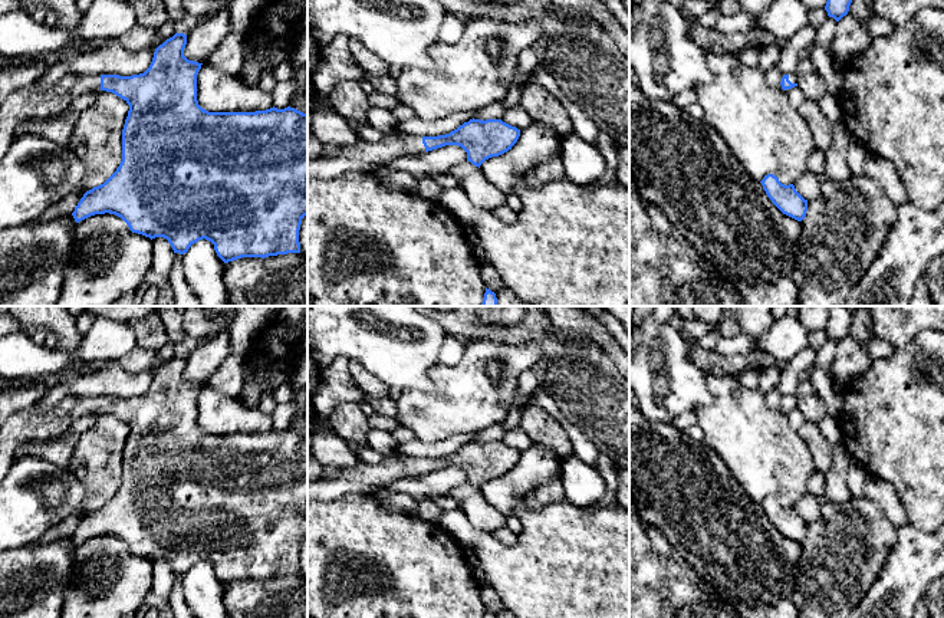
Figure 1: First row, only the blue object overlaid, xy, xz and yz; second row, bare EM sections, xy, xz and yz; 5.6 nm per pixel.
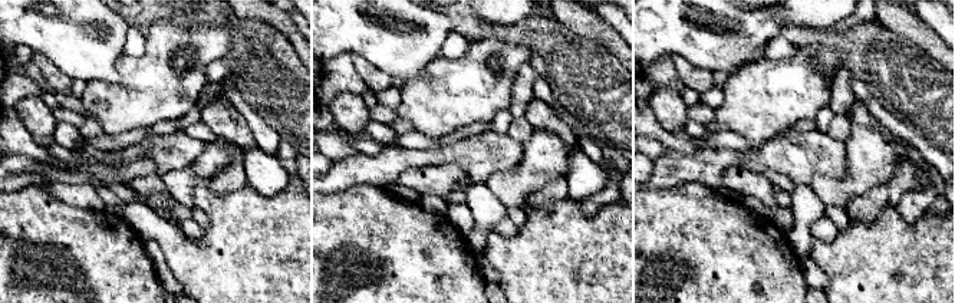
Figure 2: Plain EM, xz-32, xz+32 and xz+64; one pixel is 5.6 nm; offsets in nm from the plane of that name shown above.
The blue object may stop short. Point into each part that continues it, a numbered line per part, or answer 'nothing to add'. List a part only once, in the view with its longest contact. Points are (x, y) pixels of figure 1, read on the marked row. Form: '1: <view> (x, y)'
1: xy (28, 102)

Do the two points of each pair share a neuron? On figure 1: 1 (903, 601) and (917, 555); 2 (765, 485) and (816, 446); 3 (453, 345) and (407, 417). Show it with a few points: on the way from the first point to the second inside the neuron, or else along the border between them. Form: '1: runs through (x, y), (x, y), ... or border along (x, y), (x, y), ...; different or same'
1: runs through (903, 589), (903, 581), (910, 566); same
2: border along (796, 431), (805, 443), (816, 470); different
3: border along (464, 345), (464, 354), (454, 365), (438, 365); different

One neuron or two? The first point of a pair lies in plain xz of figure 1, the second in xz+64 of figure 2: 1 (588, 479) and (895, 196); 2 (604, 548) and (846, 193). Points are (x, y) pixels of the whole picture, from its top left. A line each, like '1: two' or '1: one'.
1: one
2: two

